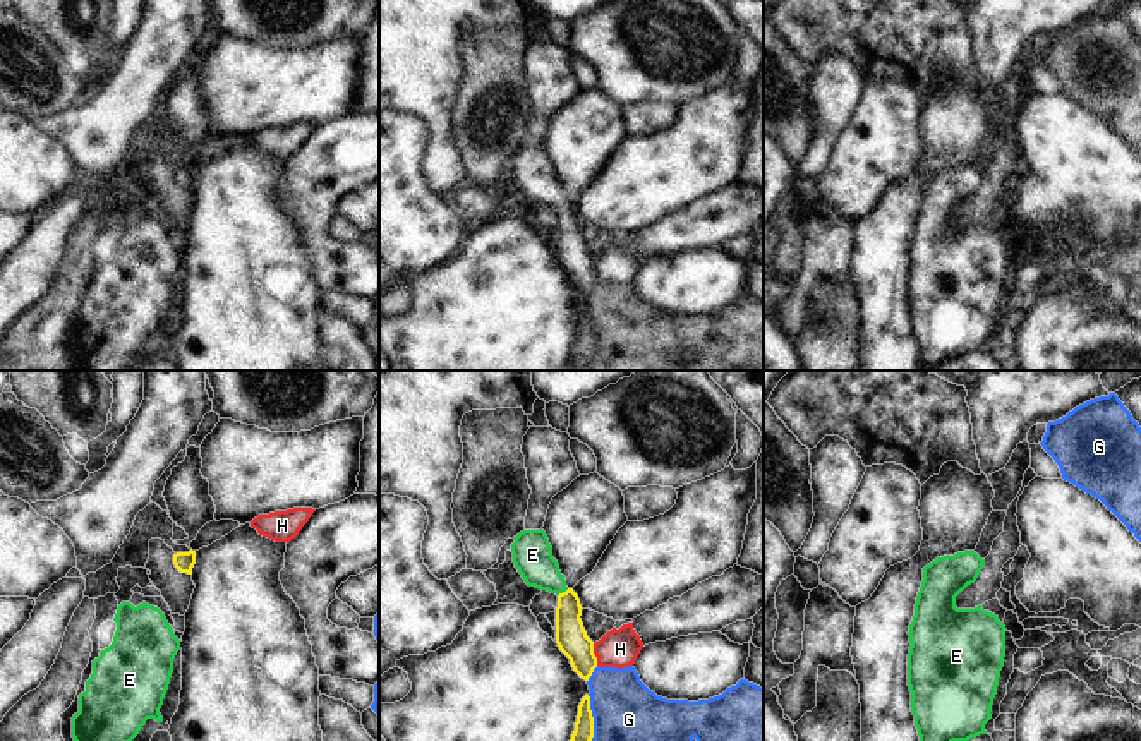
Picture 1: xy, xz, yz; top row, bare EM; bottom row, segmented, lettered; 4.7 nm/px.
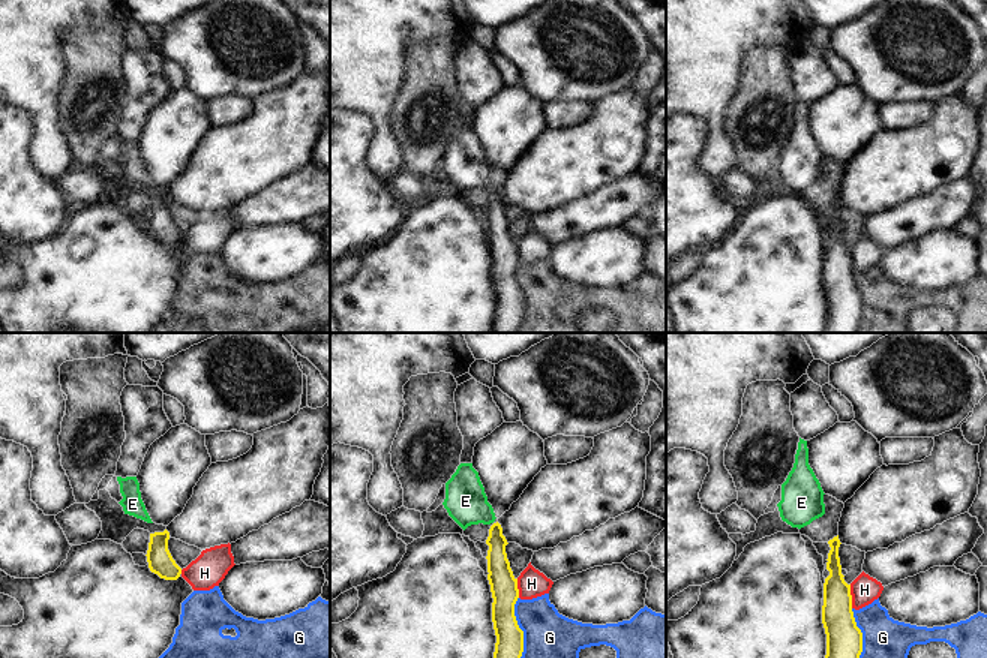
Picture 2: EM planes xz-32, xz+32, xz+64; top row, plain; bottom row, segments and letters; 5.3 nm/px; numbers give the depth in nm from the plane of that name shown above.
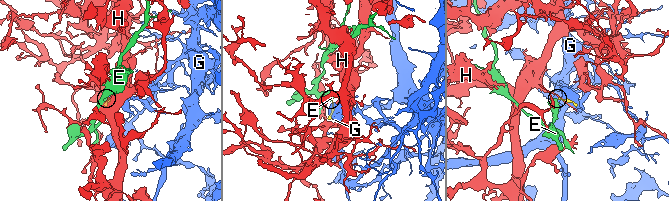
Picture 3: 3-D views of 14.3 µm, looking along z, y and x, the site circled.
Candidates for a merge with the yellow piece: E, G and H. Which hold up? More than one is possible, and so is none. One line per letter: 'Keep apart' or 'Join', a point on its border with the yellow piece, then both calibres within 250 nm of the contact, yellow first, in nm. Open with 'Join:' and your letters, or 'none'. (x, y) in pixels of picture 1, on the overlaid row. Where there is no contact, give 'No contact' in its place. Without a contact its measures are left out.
Join: E
E: Join. Touches yellow at xz (563, 592). Thickness 150 nm (yellow) against 190 nm
G: Keep apart. Touches yellow at xz (592, 717). Thickness 100 nm (yellow) against 300 nm
H: Keep apart. Touches yellow at xz (594, 654). Thickness 150 nm (yellow) against 180 nm.

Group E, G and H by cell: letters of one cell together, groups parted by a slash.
E / G / H

